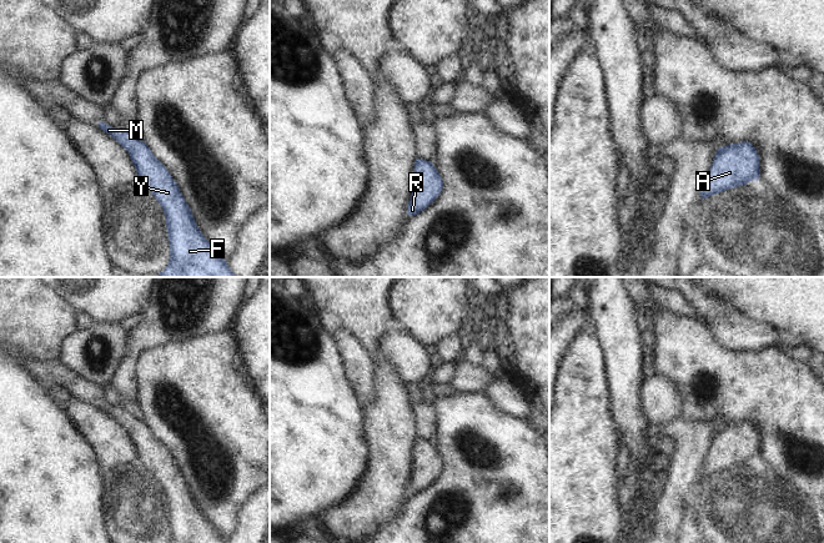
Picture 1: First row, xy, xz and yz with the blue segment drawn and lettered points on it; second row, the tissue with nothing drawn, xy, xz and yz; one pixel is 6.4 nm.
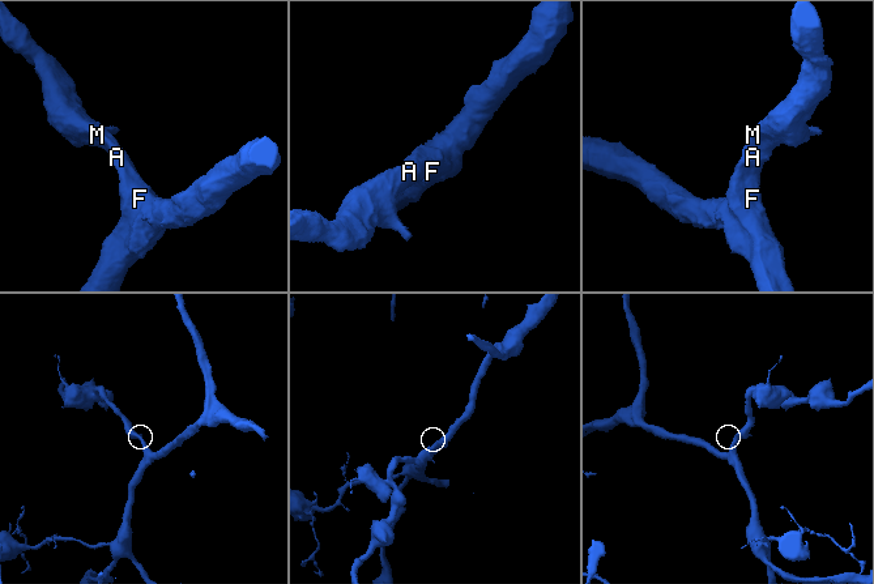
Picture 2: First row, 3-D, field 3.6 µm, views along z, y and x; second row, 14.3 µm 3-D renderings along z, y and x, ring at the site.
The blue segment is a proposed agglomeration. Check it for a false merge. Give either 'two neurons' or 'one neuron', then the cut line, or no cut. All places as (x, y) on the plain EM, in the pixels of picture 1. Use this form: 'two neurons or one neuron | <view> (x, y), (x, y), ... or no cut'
one neuron | no cut

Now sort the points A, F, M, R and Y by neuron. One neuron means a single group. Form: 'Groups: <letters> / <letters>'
Groups: A F M R Y.

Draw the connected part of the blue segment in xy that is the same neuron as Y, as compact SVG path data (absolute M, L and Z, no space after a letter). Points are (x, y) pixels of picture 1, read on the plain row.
M104 401L99 407L130 433L137 457L162 487L170 523L169 543L227 543L201 513L177 463L145 421Z

